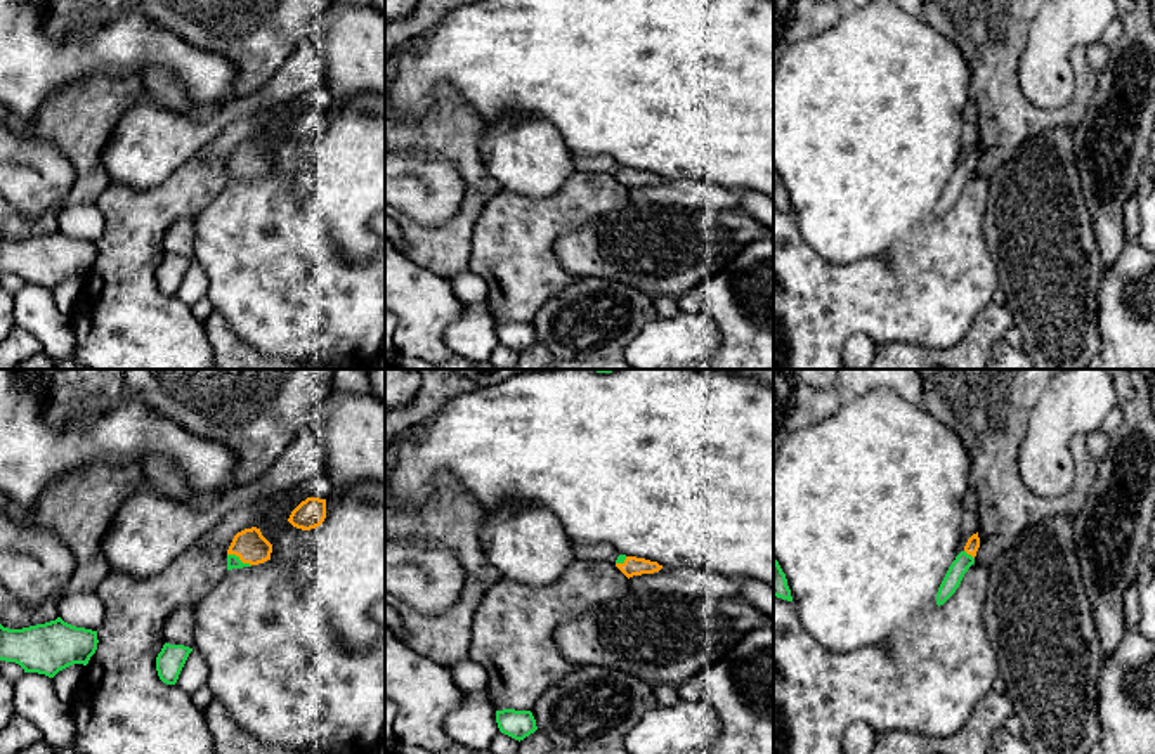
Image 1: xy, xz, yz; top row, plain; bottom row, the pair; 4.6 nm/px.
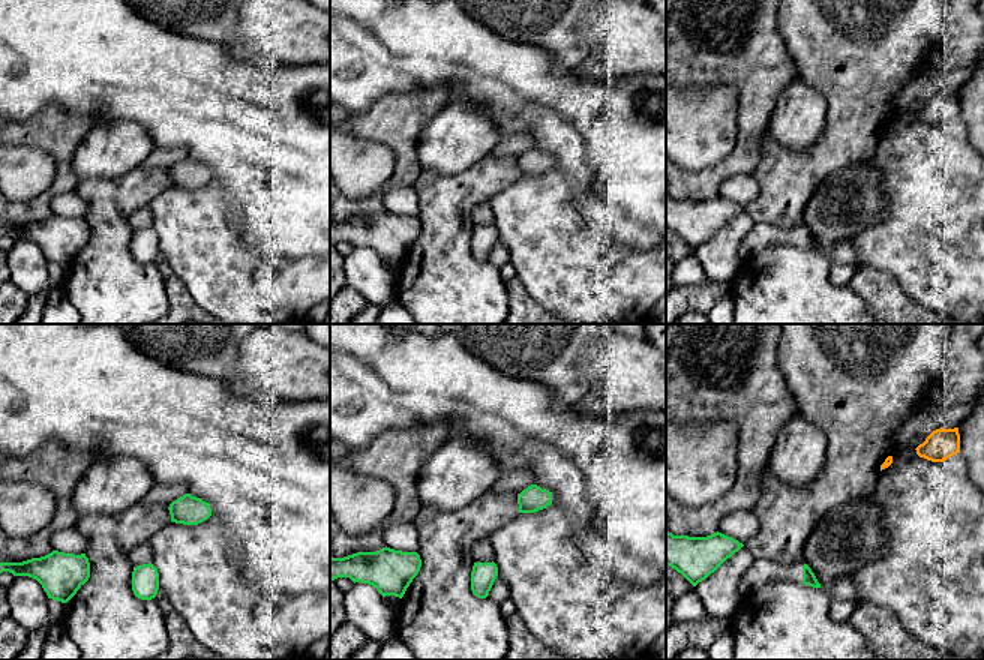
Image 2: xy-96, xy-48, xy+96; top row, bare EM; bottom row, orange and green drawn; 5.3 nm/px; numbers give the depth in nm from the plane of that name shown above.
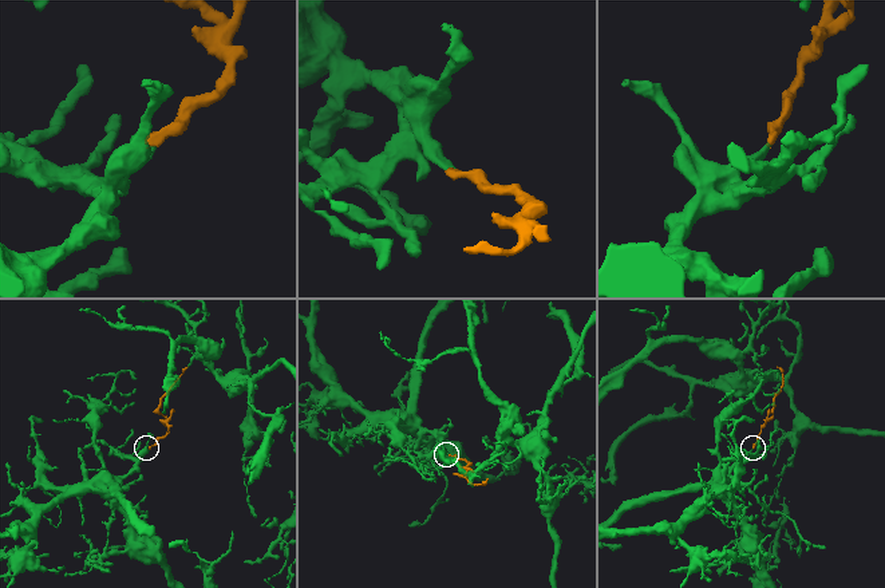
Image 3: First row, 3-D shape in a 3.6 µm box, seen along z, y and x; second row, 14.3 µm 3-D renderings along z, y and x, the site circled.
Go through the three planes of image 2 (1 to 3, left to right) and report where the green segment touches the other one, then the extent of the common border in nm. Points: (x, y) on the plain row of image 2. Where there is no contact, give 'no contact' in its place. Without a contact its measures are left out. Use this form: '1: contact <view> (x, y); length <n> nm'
1: no contact
2: no contact
3: no contact

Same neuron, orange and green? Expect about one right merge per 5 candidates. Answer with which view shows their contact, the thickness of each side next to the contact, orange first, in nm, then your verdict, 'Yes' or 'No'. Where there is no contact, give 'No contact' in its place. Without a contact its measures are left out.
Touches orange in xy. Thickness 150 nm (orange) against 60 nm. Yes

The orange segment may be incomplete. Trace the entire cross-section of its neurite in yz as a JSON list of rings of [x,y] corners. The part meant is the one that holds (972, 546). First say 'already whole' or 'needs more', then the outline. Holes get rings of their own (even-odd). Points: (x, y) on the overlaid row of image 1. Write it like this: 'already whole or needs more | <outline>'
needs more | [[[976,532],[968,539],[964,549],[956,556],[956,560],[949,567],[949,570],[938,588],[938,593],[936,593],[936,605],[938,607],[943,605],[956,593],[964,574],[975,563],[975,556],[976,556],[978,548],[980,548],[980,537]]]

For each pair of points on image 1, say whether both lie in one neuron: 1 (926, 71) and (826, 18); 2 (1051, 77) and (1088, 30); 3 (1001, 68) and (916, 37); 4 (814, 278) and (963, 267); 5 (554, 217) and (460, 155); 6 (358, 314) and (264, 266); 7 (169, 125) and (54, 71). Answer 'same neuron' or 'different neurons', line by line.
1: different neurons
2: same neuron
3: different neurons
4: same neuron
5: different neurons
6: same neuron
7: different neurons

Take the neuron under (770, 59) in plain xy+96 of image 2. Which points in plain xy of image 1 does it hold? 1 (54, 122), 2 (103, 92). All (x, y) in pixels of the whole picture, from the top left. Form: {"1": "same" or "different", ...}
{"1": "same", "2": "same"}

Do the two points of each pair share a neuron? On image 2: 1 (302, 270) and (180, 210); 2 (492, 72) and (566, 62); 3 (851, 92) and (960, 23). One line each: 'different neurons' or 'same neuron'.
1: same neuron
2: different neurons
3: different neurons

